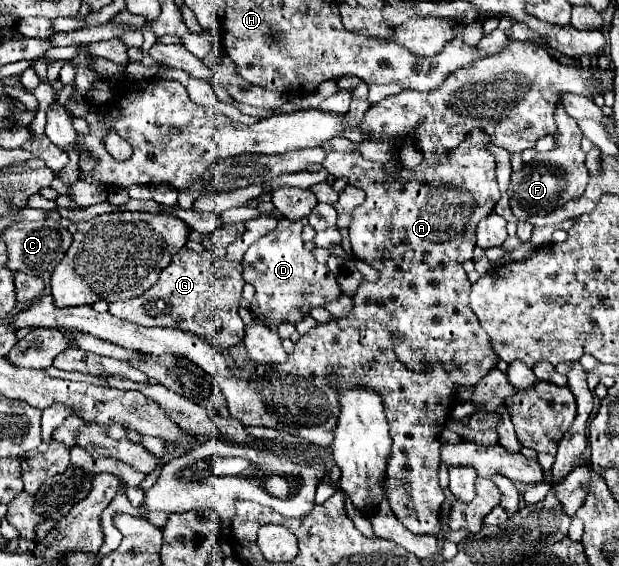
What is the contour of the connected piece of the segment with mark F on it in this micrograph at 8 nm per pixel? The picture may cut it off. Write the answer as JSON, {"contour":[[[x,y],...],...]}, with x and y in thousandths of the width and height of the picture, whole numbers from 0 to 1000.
{"contour":[[[908,187],[898,191],[898,258],[892,265],[892,283],[872,283],[872,286],[853,286],[837,307],[824,307],[824,329],[821,329],[821,346],[824,346],[824,364],[827,378],[837,389],[853,389],[856,382],[882,382],[895,367],[914,360],[918,353],[931,353],[940,346],[947,322],[950,322],[950,300],[943,290],[943,269],[937,265],[937,247],[940,247],[940,230],[934,226],[931,212],[921,208]]]}

